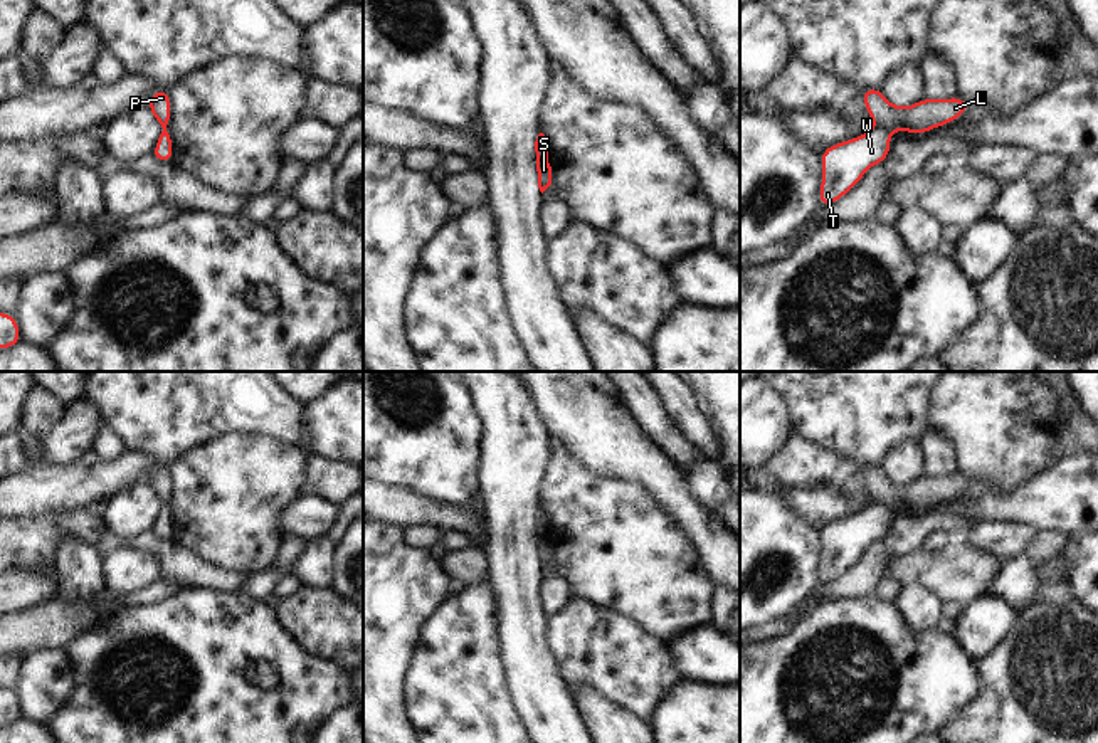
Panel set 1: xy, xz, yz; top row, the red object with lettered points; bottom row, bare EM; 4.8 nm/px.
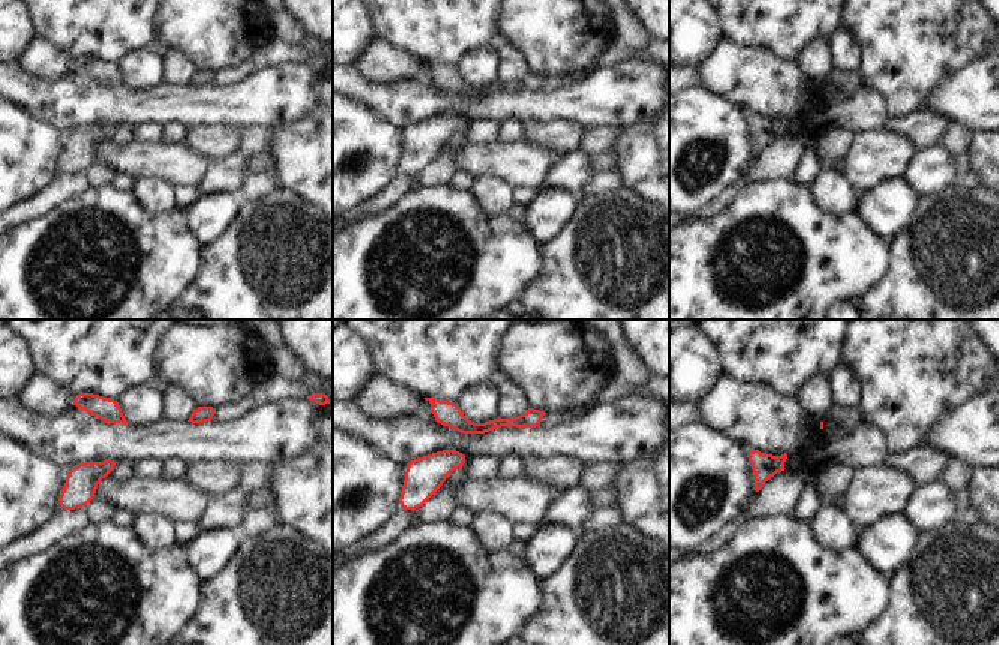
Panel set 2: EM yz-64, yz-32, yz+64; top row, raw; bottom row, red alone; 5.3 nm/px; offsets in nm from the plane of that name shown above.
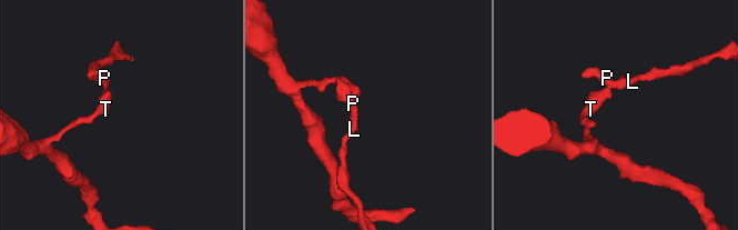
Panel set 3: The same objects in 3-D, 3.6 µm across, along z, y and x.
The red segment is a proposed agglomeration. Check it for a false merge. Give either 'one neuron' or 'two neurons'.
two neurons

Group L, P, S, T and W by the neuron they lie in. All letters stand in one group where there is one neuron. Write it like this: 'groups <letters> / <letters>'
groups L P S / T W

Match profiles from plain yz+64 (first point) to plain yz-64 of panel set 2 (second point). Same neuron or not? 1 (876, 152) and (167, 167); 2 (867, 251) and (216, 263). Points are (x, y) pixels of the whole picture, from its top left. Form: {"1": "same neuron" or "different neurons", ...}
{"1": "same neuron", "2": "different neurons"}

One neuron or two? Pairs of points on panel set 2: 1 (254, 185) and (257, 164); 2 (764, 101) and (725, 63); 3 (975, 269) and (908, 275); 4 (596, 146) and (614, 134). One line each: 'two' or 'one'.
1: two
2: one
3: one
4: one

